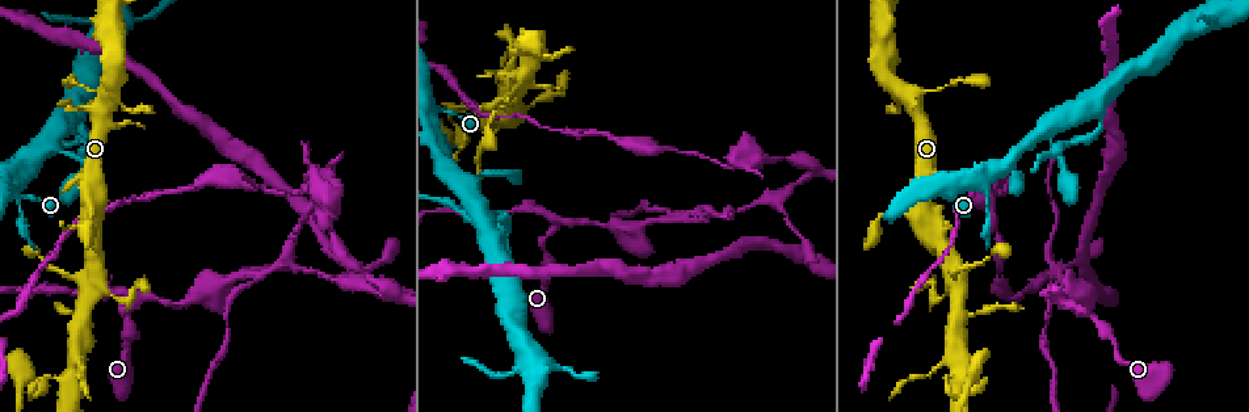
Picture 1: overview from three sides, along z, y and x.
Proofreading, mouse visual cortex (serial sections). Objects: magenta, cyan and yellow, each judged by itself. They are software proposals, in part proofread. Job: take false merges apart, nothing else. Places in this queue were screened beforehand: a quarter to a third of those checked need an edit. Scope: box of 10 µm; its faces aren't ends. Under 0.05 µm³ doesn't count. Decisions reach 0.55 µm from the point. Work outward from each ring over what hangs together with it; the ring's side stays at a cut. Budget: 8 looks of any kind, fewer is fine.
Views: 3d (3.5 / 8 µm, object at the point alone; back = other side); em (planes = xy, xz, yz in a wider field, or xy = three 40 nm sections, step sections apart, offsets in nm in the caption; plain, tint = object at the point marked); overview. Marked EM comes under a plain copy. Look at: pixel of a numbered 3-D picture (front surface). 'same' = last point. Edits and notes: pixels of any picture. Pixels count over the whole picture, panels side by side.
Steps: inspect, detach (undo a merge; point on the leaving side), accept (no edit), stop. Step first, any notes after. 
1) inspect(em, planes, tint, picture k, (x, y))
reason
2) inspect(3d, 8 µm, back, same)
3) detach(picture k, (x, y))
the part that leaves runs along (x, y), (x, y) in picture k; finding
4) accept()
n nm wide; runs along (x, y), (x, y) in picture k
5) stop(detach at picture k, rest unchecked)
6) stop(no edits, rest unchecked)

inspect(3d, 8 µm, picture 1, (29, 379))
sharp bend

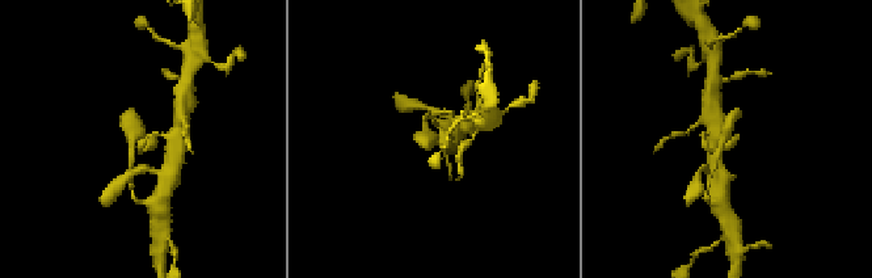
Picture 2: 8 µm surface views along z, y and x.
inspect(3d, 3.5 µm, same)
closer look

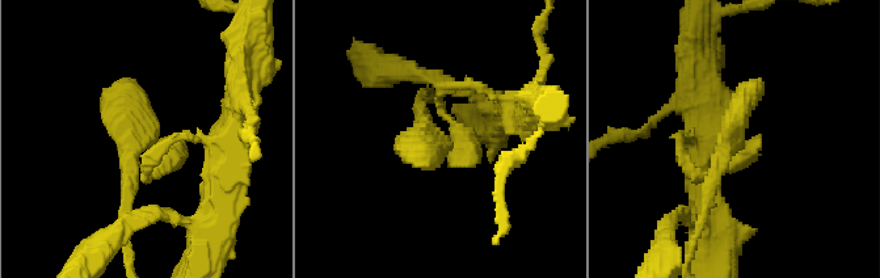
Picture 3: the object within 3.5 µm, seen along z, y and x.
accept()
runs along (703, 175), (746, 151), (737, 114), (760, 79) in picture 3; continuous, no second cell

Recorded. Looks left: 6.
inspect(3d, 3.5 µm, picture 1, (1062, 303))
side arm on a straight run

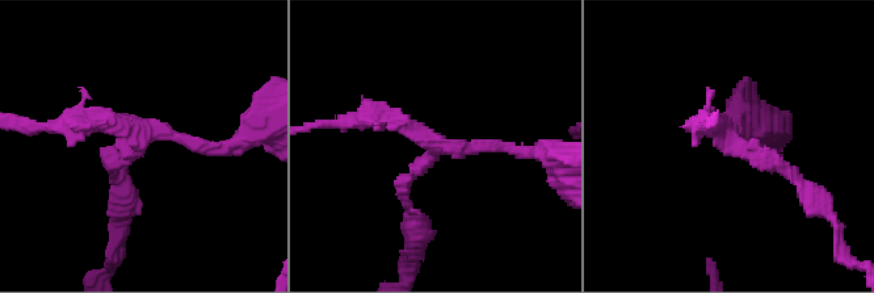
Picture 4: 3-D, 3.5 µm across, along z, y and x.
inspect(em, xy, step 2, tint, picture 4, (441, 148))
now the EM

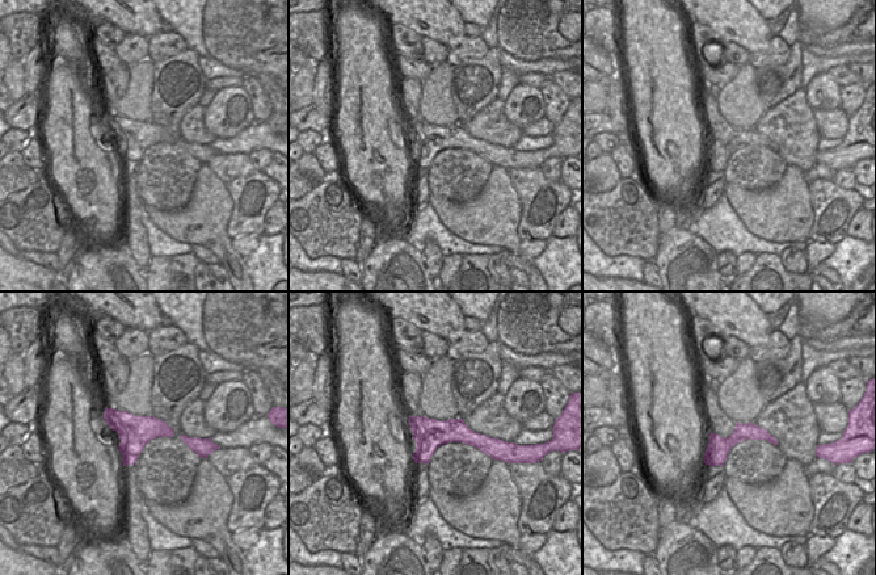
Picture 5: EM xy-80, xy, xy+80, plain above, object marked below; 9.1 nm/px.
accept()
arms of 150, 200, 200 nm; runs along (407, 208), (403, 184), (440, 147), (520, 150) in picture 4; all the same cell

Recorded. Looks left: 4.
inspect(3d, 3.5 µm, picture 1, (494, 252))
three arms meet

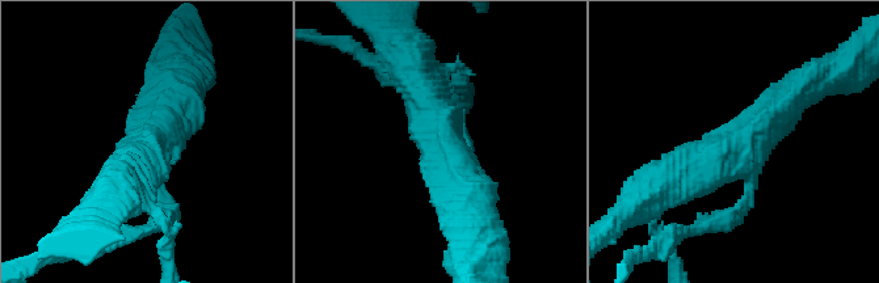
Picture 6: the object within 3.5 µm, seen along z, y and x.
inspect(em, xy, step 2, tint, picture 6, (443, 151))
3 arms; arms of 200, 500, 500 nm; need the tissue

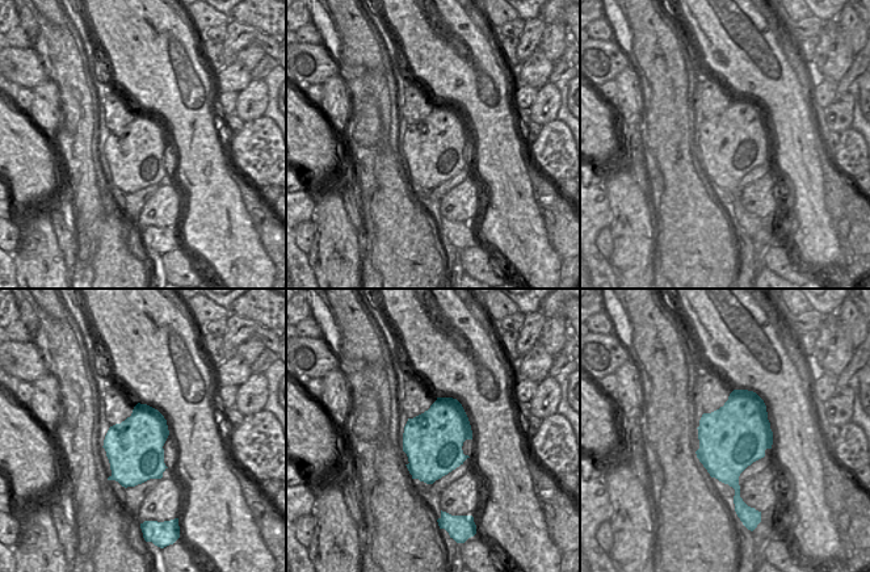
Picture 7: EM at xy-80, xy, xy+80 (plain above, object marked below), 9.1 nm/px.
detach(picture 6, (722, 223))
550 nm wide; the part that leaves runs along (753, 188), (736, 216), (672, 240) in picture 6; two cells meet here

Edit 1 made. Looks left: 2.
stop(detach at picture 6, rest unchecked)

